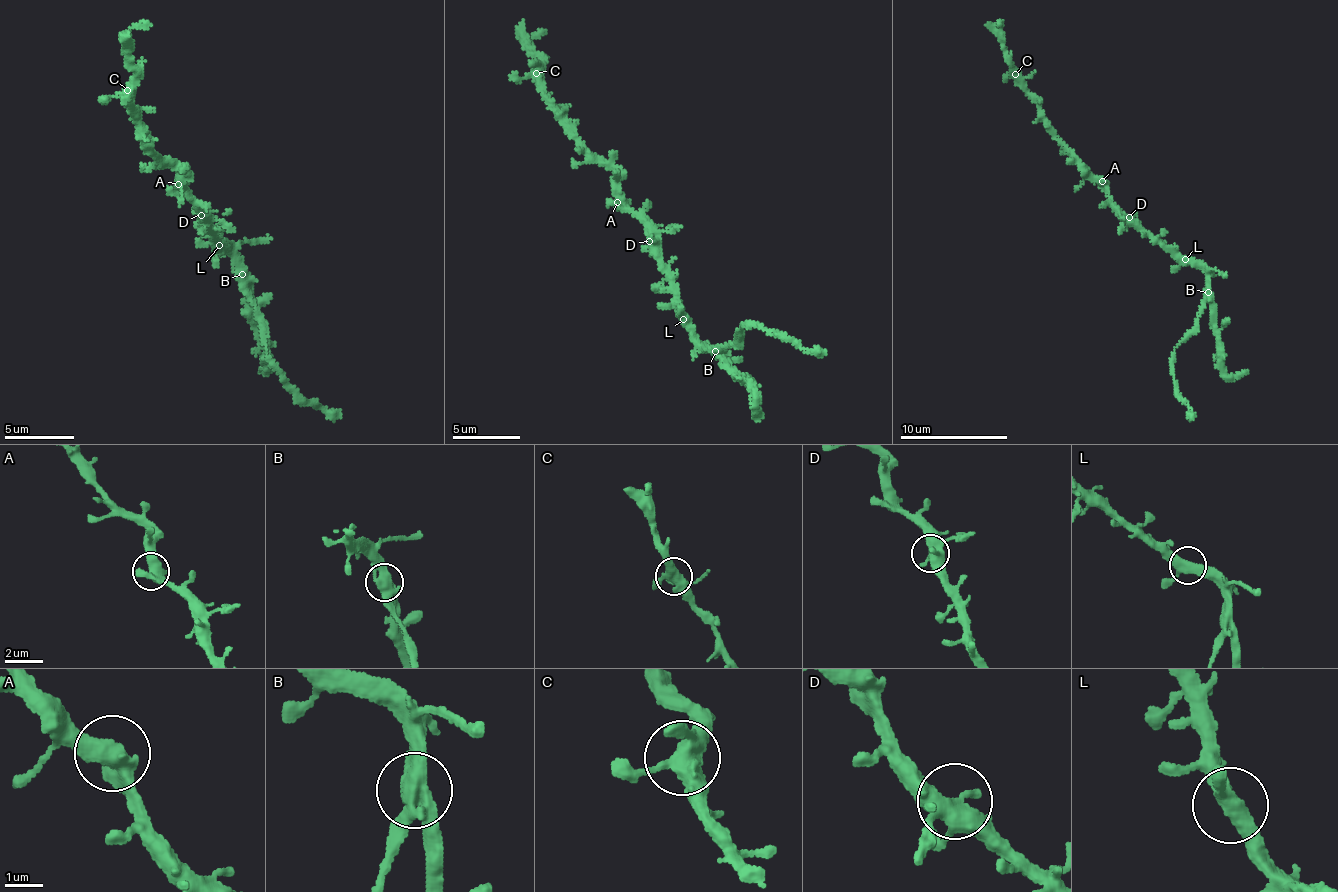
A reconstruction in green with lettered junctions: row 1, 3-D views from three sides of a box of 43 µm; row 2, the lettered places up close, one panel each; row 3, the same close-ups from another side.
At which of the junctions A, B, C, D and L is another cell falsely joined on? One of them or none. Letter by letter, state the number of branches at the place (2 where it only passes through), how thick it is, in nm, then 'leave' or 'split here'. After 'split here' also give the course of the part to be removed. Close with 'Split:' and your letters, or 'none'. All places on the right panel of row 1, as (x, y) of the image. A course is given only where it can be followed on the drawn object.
A: 3 | 440 nm | leave
B: 3 | 440 nm | split here | (1207, 293), (1198, 324), (1174, 350), (1172, 364), (1175, 391), (1193, 420)
C: 5 | 440 nm | leave
D: 4 | 440 nm | leave
L: 3 | 420 nm | leave
Split: B

